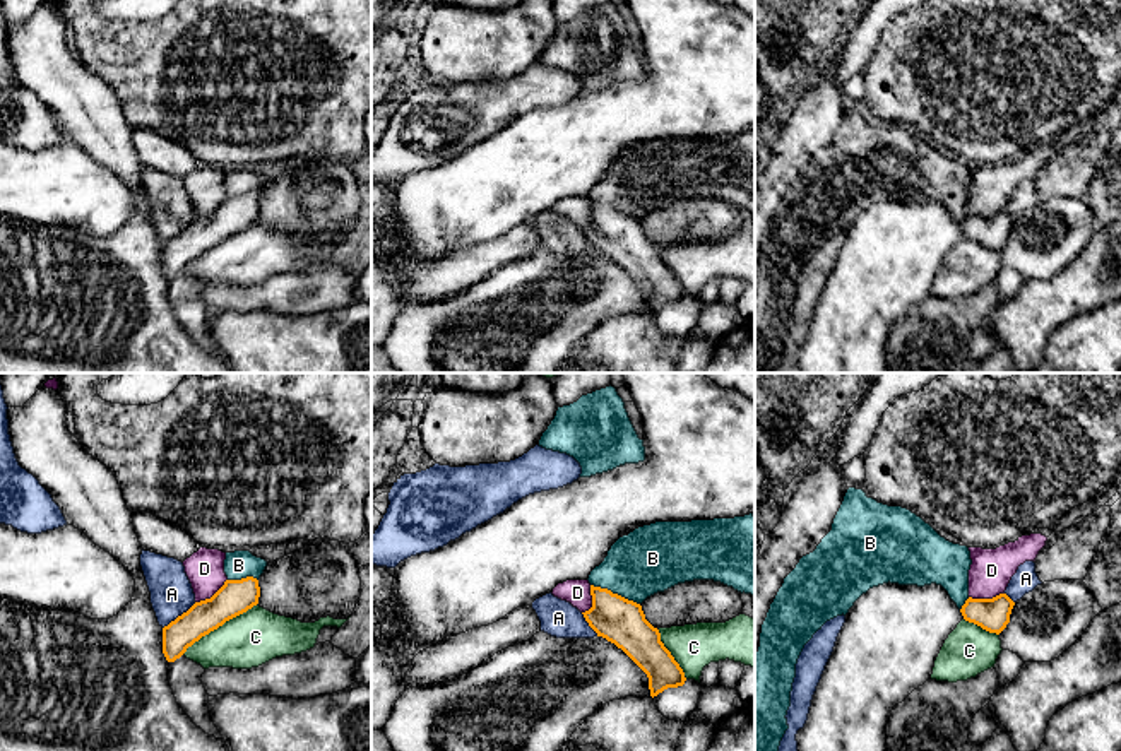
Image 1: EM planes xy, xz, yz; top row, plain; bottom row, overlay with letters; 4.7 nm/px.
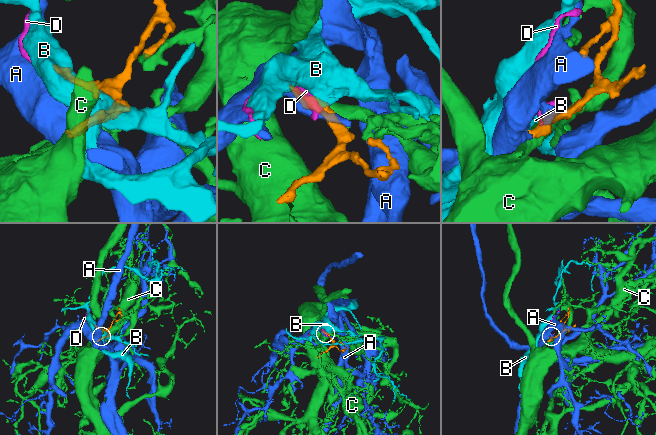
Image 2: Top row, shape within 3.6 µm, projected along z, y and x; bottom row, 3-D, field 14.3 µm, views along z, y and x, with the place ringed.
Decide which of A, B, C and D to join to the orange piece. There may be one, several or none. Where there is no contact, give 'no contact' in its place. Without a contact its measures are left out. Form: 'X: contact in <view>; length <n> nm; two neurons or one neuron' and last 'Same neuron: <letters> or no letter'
A: contact in xy; length 200 nm; one neuron
B: contact in xz; length 260 nm; two neurons
C: contact in xy; length 440 nm; two neurons
D: contact in yz; length 170 nm; two neurons
Same neuron: A

